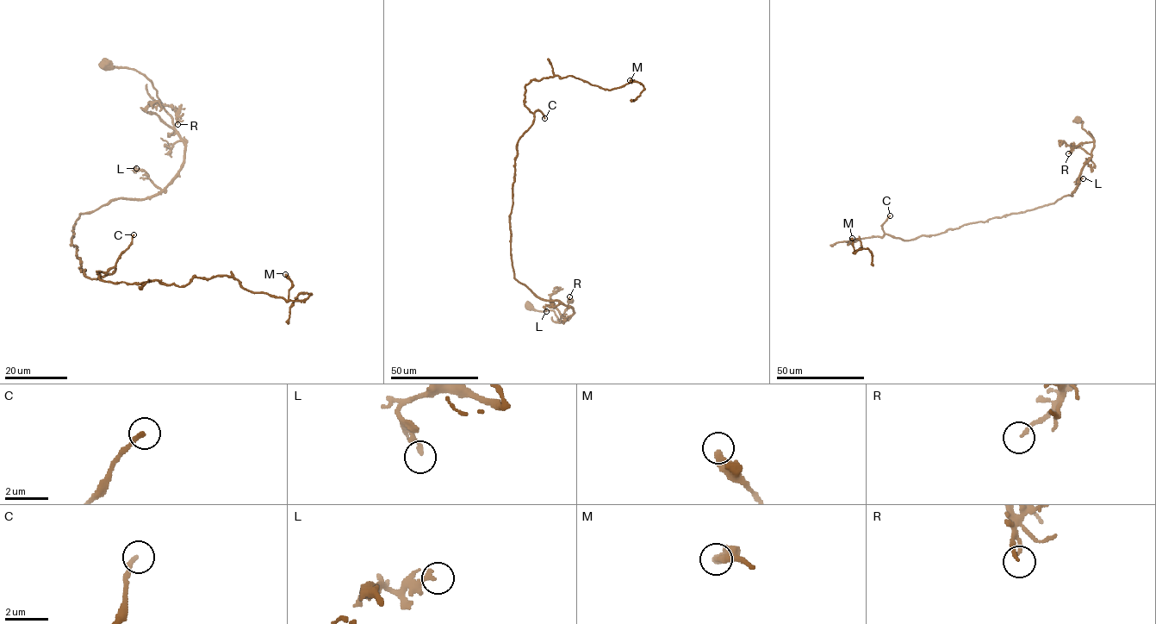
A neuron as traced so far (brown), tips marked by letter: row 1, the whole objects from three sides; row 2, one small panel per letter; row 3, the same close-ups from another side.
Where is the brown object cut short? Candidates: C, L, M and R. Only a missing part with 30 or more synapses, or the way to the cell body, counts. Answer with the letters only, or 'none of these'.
C

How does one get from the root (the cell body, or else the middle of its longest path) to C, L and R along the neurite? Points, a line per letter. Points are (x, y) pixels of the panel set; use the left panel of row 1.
C: (106, 65), (152, 83), (184, 146), (162, 190), (81, 214), (71, 240), (84, 274), (100, 278), (133, 234)
L: (106, 65), (134, 69), (152, 83), (184, 146), (182, 168), (163, 190), (136, 168)
R: (106, 65), (108, 69), (130, 68), (143, 74), (157, 90), (158, 102), (174, 110), (177, 124)

